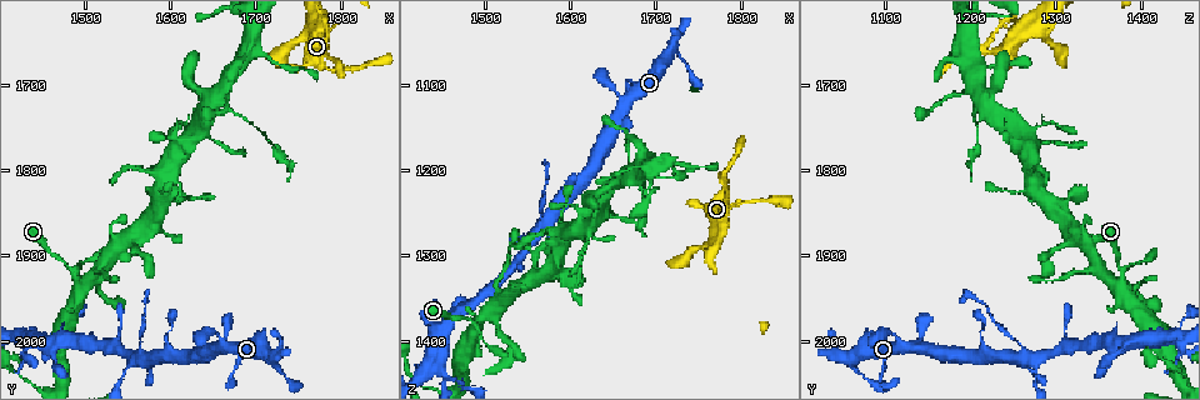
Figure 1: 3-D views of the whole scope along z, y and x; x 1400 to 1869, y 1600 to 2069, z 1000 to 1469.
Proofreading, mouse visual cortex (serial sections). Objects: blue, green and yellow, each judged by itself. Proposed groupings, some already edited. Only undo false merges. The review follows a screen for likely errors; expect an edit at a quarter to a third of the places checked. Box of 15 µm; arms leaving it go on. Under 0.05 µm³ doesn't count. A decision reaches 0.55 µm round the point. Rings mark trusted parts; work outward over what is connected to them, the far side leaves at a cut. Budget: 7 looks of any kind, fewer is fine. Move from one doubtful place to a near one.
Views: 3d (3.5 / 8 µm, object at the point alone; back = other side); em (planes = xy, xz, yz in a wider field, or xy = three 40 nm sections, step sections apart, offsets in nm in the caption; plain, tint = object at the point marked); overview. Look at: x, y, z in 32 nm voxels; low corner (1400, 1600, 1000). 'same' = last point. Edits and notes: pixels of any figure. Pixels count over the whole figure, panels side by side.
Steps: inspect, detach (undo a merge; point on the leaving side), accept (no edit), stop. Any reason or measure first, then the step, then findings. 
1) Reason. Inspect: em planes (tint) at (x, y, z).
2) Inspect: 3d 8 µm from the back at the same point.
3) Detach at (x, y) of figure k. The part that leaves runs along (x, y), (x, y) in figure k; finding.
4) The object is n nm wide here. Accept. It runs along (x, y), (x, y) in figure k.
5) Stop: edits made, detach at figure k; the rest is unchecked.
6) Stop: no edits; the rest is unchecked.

Narrows sharply. Inspect: 3d 8 µm at (1595, 1760, 1245).

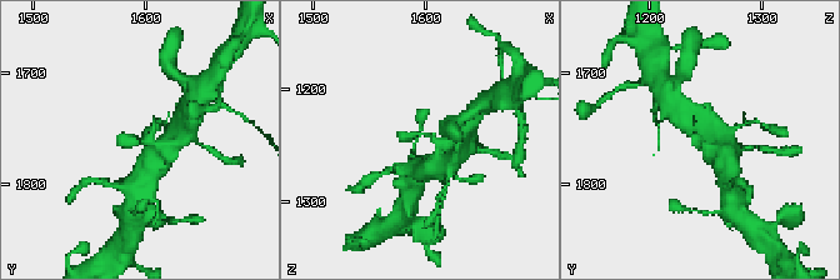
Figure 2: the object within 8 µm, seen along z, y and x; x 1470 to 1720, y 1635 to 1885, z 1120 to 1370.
Now the EM. Inspect: em xy step 1 (tint) at (1594, 1760, 1242).

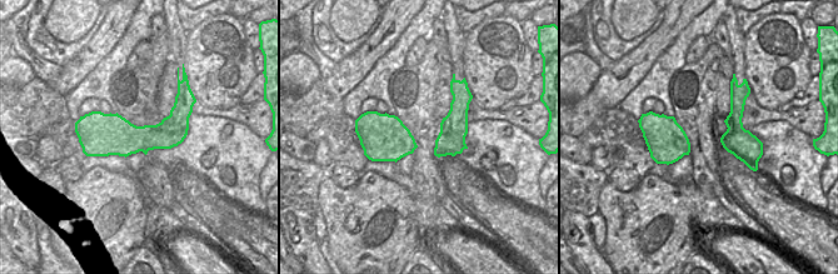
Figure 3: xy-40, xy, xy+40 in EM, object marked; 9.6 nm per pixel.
Accept. Continuous, no second cell.

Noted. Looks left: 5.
Abrupt turn. Inspect: 3d 3.5 µm at (1565, 2015, 1265).

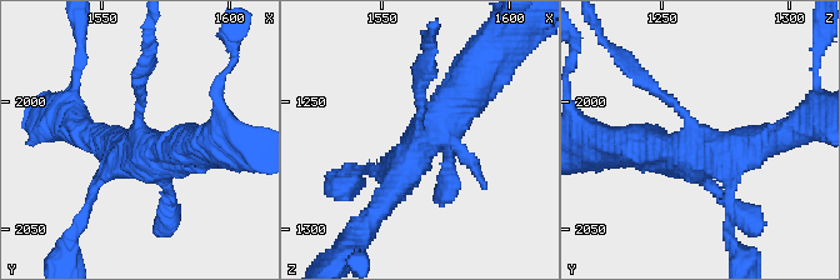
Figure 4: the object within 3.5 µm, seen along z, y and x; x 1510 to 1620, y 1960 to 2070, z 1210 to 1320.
Shape alone is not enough. Inspect: em xy step 2 (tint) at (1565, 2014, 1262).

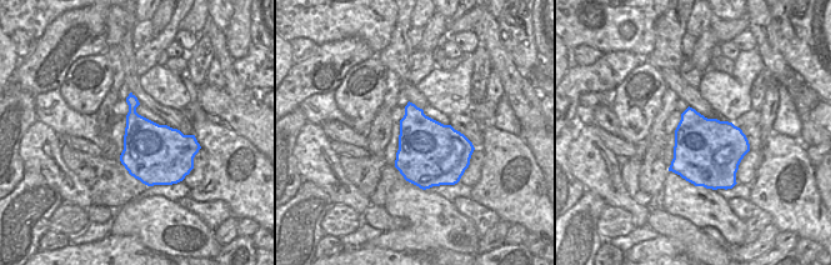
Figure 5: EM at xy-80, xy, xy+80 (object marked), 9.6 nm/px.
Detach at (644, 81) of figure 4. The part that leaves runs along (679, 108), (644, 81), (601, 35) in figure 4; two cells meet here.

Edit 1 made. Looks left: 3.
Inspect: 3d 3.5 µm at (1445, 1995, 1425).

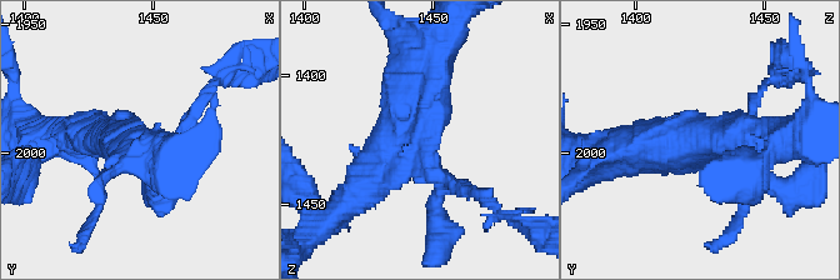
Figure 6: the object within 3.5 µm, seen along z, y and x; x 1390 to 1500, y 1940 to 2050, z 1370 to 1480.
3 arms meet here; the arms are 200, 500, 600 nm wide. Inspect: em xy step 1 (tint) at the same point.

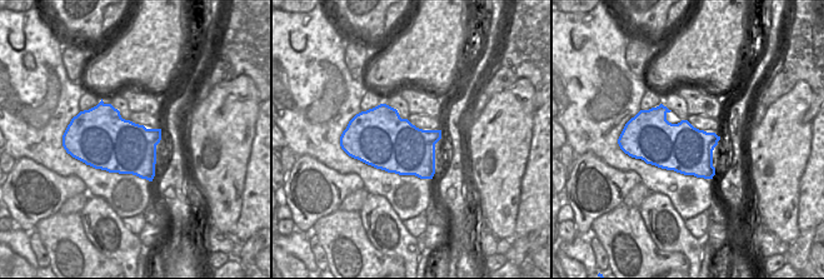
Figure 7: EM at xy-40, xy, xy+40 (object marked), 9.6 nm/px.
Another direction. Inspect: em xy step 2 (tint) at the same point.

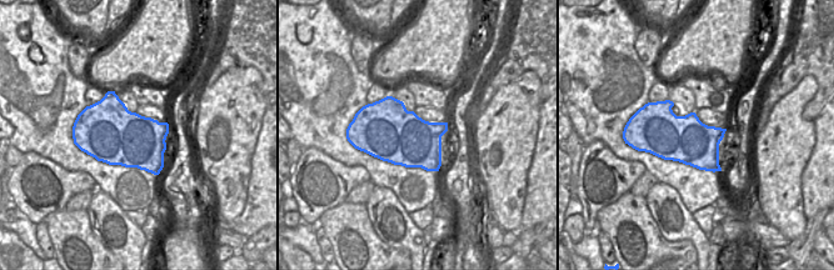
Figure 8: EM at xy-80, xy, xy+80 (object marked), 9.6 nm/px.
Accept. It runs along (436, 41), (418, 121), (371, 180) in figure 6; continuous, no second cell.

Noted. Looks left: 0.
Stop: edits made, detach at figure 4; the rest is unchecked.

